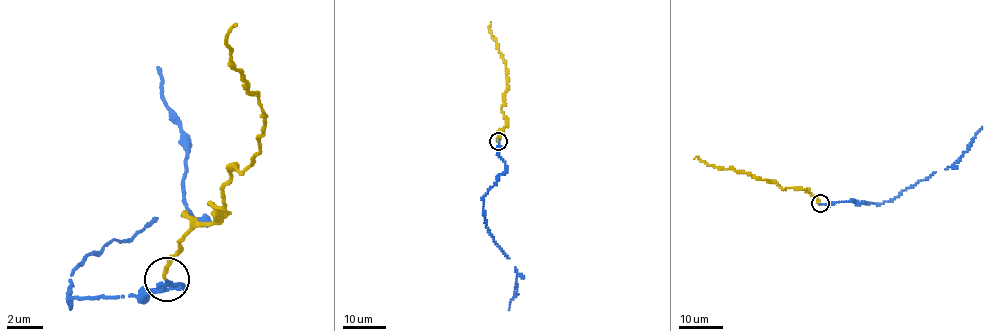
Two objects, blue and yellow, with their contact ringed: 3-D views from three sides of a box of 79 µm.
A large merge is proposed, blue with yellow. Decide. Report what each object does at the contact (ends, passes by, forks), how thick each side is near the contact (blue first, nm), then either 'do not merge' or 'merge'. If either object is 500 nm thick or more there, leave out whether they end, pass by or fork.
blue ends; yellow ends; calibres 170 and 170 nm; merge

